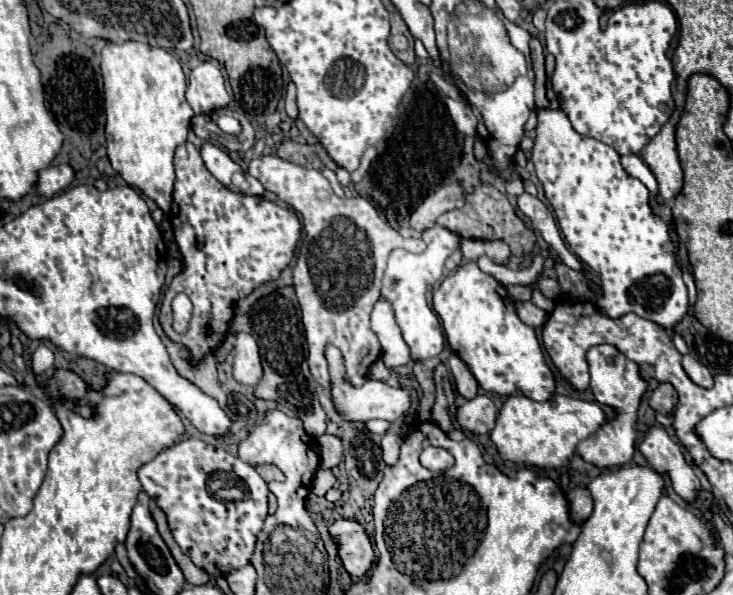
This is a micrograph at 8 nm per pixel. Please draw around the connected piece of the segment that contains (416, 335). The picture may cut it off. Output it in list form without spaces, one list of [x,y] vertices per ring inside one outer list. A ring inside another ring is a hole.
[[[434,226],[422,234],[426,242],[426,250],[422,254],[412,254],[406,250],[394,250],[388,258],[386,274],[382,280],[382,296],[386,296],[396,312],[396,322],[402,328],[402,336],[410,346],[412,358],[430,358],[438,356],[444,348],[444,330],[438,314],[426,302],[426,286],[434,284],[444,274],[446,258],[458,248],[458,236],[442,226]]]

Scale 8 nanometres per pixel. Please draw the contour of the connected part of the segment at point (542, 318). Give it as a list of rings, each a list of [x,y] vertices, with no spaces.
[[[518,302],[518,304],[516,304],[516,312],[518,312],[518,318],[520,318],[524,324],[532,326],[532,328],[542,326],[542,324],[546,322],[546,316],[548,316],[542,308],[534,306],[532,302]]]

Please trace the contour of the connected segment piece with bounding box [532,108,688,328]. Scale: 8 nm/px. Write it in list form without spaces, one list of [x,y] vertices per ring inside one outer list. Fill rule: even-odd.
[[[536,108],[536,114],[538,126],[532,148],[534,170],[542,182],[546,200],[554,208],[560,232],[564,234],[572,252],[600,274],[604,290],[604,296],[598,300],[600,310],[604,310],[604,314],[610,318],[636,312],[644,318],[660,322],[664,328],[672,328],[688,312],[688,290],[682,280],[682,270],[676,262],[674,242],[668,234],[668,226],[658,214],[654,214],[648,188],[622,168],[620,154],[612,146],[578,134],[562,108]]]

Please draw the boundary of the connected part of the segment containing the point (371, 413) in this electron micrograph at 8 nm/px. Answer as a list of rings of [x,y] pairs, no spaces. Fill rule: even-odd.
[[[334,344],[326,346],[324,356],[328,360],[328,370],[330,370],[330,396],[332,396],[336,412],[346,422],[366,422],[366,420],[372,420],[372,418],[382,418],[382,420],[394,422],[398,416],[406,414],[406,410],[410,408],[410,394],[404,388],[392,388],[386,382],[370,380],[370,378],[362,386],[350,384],[348,378],[346,378],[342,352]]]

